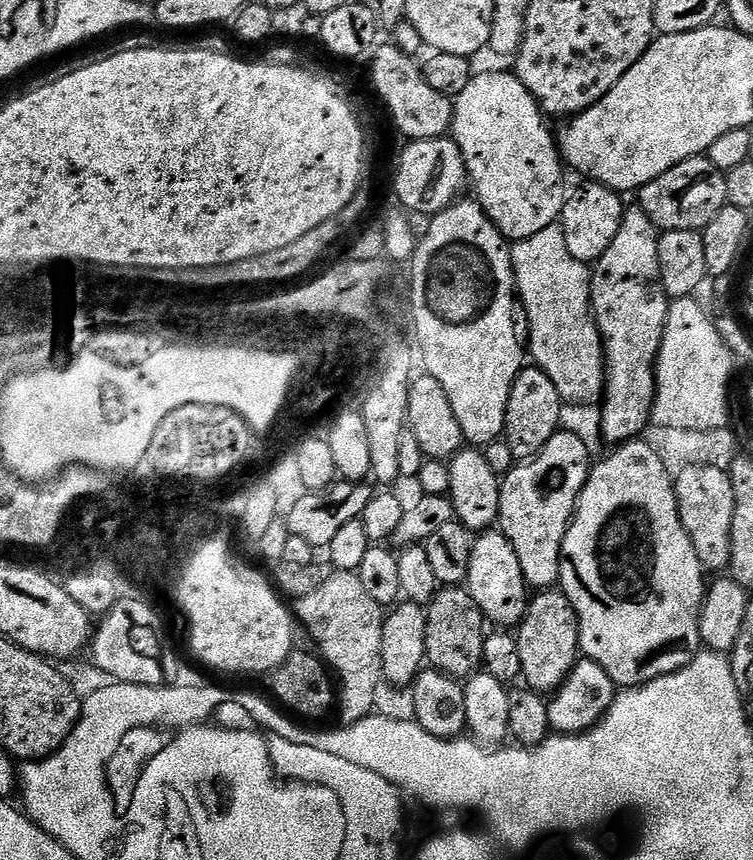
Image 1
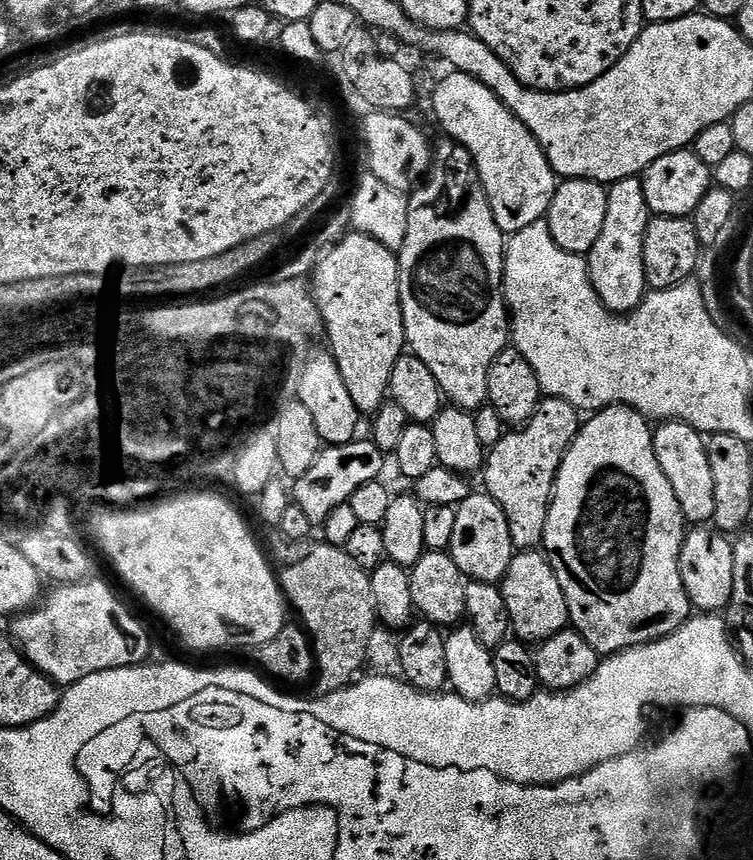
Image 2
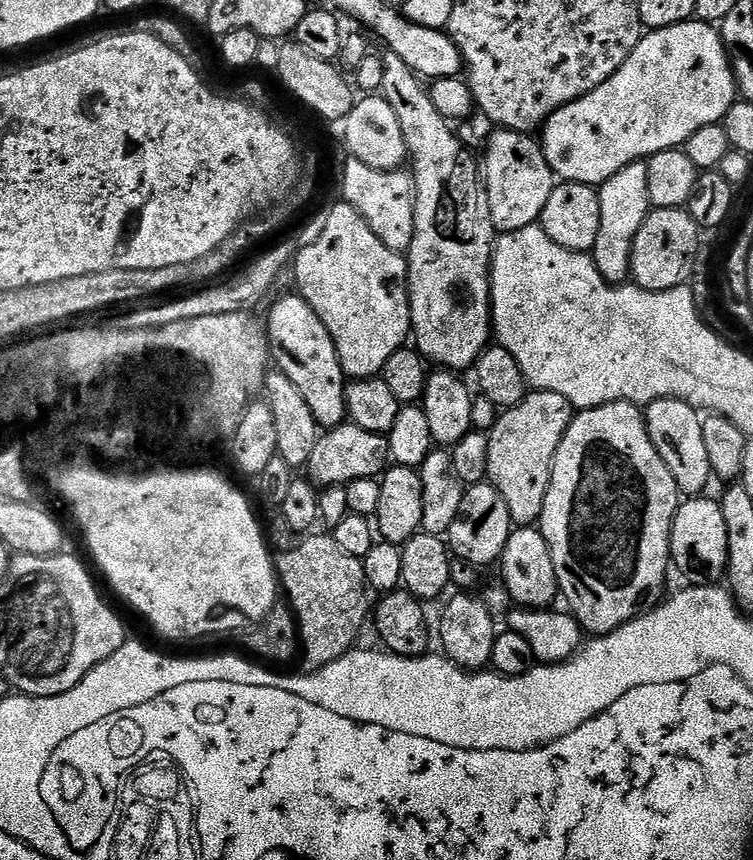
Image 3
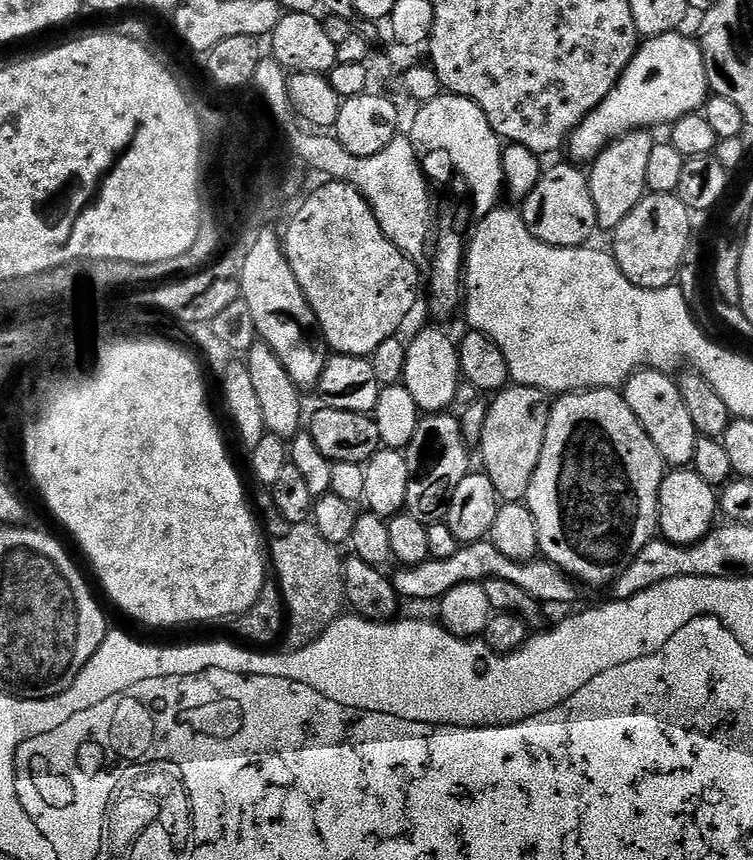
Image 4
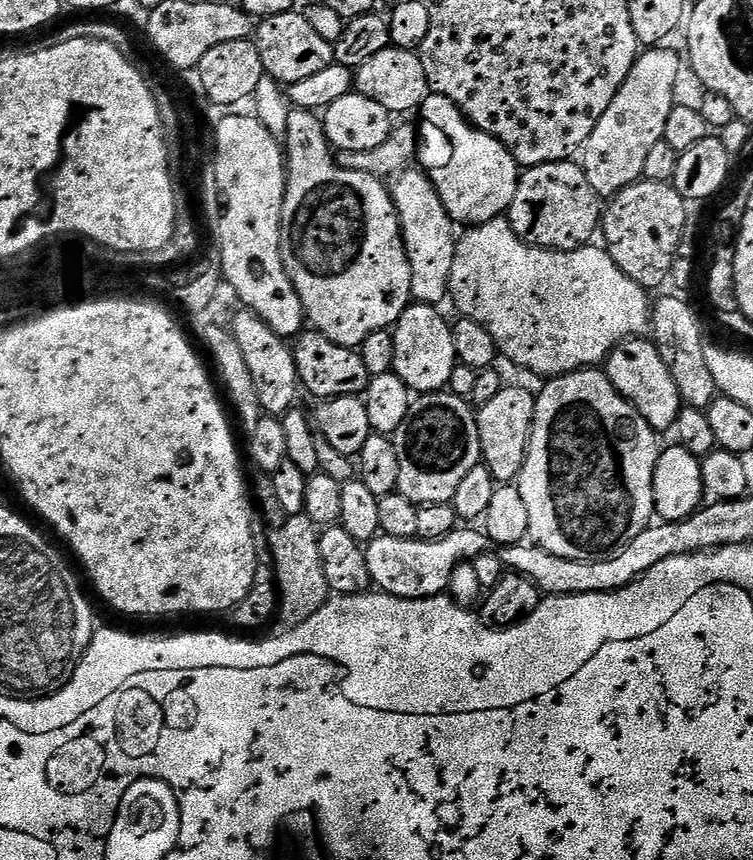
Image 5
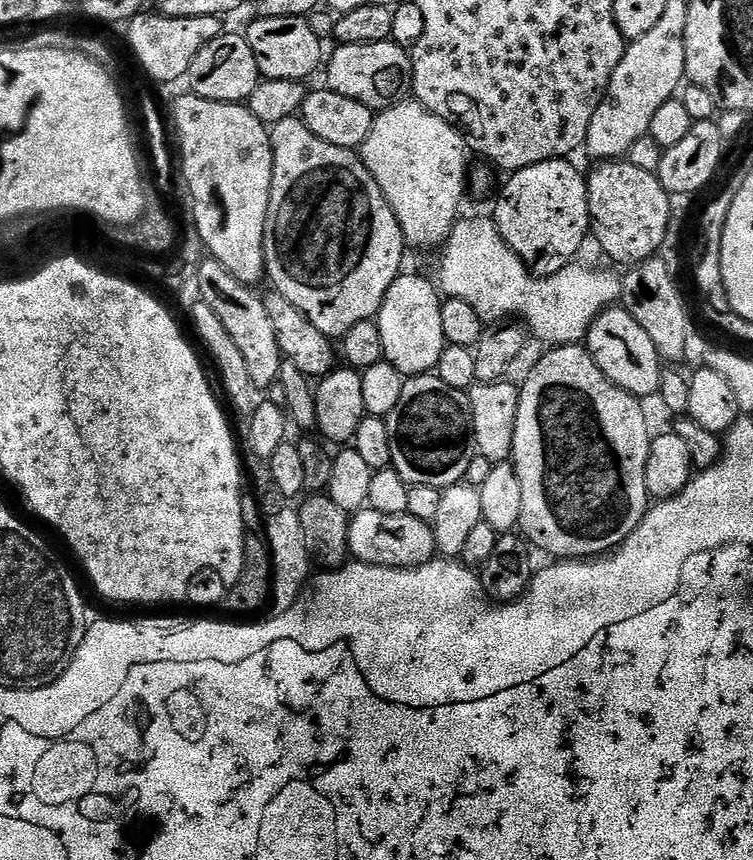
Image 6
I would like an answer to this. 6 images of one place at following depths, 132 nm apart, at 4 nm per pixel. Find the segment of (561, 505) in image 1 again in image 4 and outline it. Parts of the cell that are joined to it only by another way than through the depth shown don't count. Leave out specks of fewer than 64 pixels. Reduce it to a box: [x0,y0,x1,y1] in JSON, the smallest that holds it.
[478,384,552,504]

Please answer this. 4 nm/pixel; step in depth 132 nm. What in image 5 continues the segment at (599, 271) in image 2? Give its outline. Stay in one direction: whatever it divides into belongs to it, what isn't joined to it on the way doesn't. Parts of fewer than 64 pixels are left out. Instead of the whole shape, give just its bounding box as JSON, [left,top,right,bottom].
[582,46,682,198]

